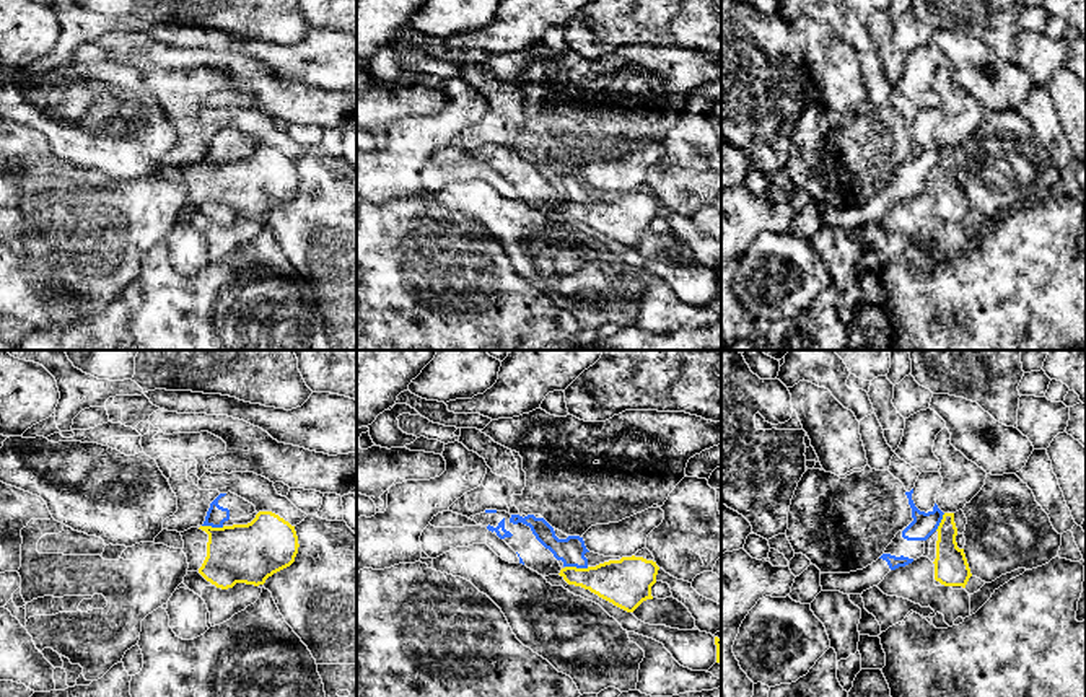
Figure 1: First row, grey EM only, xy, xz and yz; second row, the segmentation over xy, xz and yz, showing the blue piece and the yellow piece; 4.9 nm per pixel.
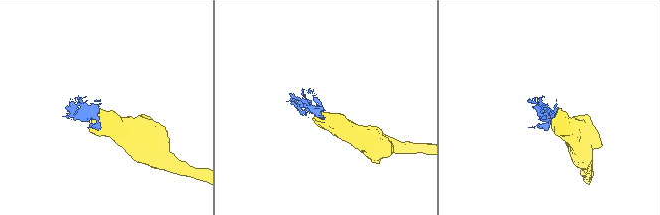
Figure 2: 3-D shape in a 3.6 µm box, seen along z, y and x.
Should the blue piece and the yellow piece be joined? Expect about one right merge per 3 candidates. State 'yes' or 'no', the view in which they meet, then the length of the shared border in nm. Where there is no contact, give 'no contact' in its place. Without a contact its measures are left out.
no | xz | 120 nm

